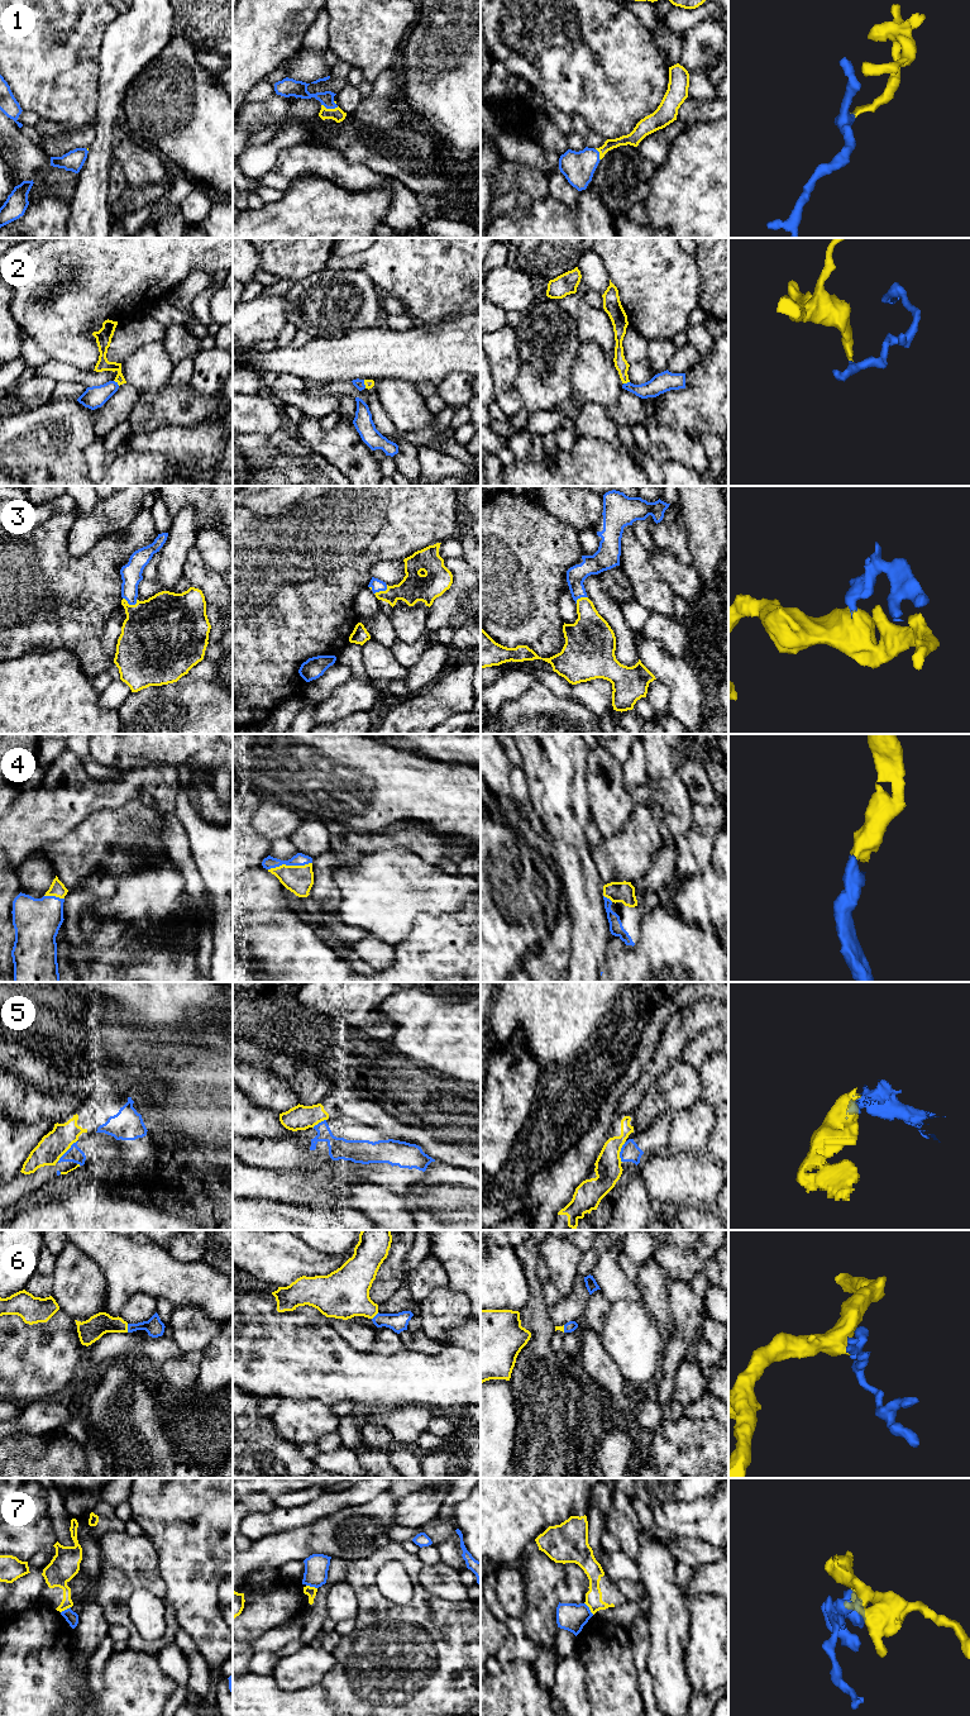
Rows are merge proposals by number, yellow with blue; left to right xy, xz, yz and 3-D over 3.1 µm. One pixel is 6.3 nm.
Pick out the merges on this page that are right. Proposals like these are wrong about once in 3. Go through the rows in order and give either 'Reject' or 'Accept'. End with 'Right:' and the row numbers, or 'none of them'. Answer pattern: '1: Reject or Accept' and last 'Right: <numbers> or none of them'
1: Accept
2: Reject
3: Accept
4: Accept
5: Accept
6: Accept
7: Reject
Right: 1, 3, 4, 5, 6

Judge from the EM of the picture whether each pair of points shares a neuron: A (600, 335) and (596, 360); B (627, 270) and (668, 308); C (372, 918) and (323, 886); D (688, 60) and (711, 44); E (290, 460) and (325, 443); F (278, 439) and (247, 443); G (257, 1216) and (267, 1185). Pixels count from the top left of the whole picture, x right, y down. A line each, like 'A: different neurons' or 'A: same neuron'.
A: different neurons
B: same neuron
C: different neurons
D: same neuron
E: different neurons
F: same neuron
G: different neurons

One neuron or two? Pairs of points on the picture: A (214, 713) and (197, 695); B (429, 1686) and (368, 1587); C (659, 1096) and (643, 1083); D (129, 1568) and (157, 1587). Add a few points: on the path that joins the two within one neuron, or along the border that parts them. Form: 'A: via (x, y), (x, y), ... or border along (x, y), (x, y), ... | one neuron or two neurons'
A: via (210, 709), (201, 699) | one neuron
B: via (405, 1662), (392, 1648), (374, 1611) | one neuron
C: border along (648, 1087), (644, 1095) | two neurons
D: via (135, 1573), (144, 1574), (151, 1581) | one neuron

